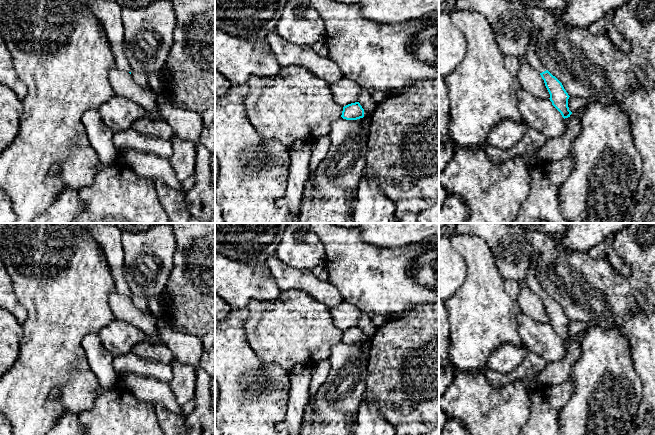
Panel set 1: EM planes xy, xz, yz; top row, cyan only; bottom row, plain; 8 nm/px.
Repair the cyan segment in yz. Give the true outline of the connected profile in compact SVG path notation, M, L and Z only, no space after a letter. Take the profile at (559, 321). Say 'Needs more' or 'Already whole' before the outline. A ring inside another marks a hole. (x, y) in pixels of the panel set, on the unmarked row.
Needs more. M531 263L526 275L526 280L529 289L536 294L544 304L545 310L550 318L549 323L552 329L561 337L564 343L570 341L572 338L568 331L568 323L570 320L564 313L562 307L553 300L540 285L535 275L535 269Z

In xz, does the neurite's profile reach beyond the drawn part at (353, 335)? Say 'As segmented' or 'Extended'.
As segmented

